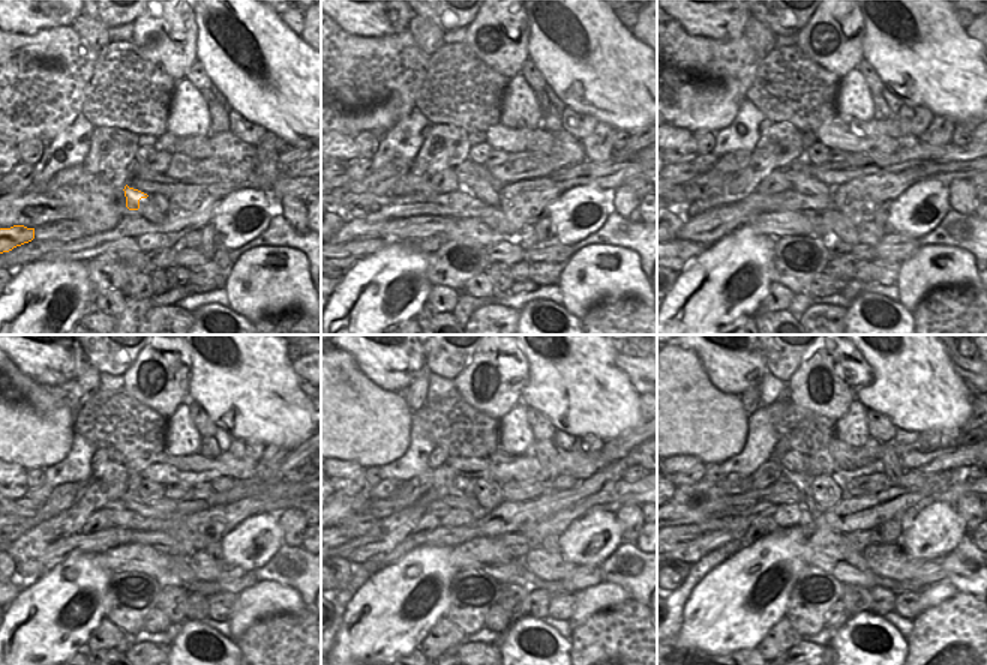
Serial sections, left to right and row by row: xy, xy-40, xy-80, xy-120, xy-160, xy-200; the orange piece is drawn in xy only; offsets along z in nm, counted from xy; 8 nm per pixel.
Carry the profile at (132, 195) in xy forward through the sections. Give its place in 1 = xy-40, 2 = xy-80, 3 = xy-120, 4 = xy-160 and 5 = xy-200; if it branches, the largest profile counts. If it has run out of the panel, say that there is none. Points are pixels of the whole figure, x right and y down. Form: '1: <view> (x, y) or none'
1: xy-40 (461, 203)
2: xy-80 (708, 227)
3: xy-120 (158, 536)
4: xy-160 (509, 517)
5: xy-200 (867, 512)

